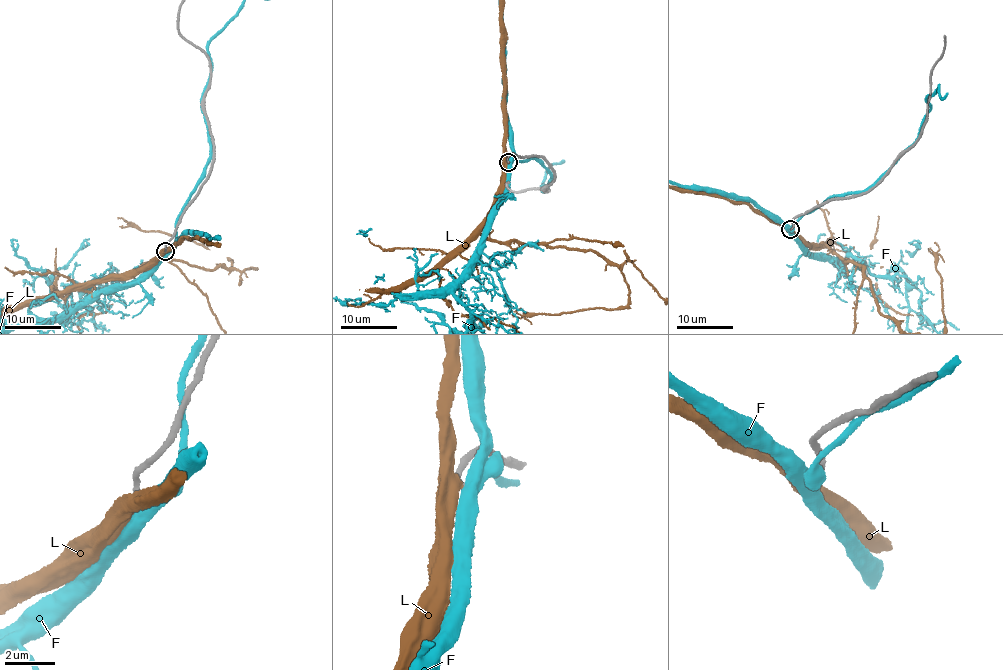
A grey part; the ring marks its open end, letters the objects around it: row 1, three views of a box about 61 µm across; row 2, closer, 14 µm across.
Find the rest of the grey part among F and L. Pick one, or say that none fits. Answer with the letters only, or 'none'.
L

